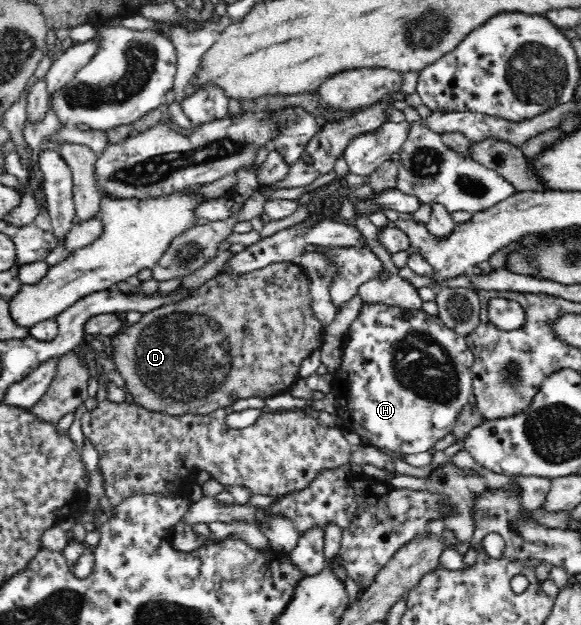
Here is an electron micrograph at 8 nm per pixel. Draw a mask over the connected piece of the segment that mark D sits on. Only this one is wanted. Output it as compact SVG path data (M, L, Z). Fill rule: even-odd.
M270 262L266 267L248 272L222 272L204 282L197 290L184 296L178 302L168 302L151 309L142 315L140 320L131 327L124 327L116 336L113 336L109 353L117 366L125 384L130 389L138 406L149 411L163 412L171 416L180 415L208 415L214 411L232 406L240 399L258 398L266 400L278 394L288 393L292 385L298 381L302 361L308 359L316 349L322 345L325 325L318 320L312 308L312 282L300 262Z

